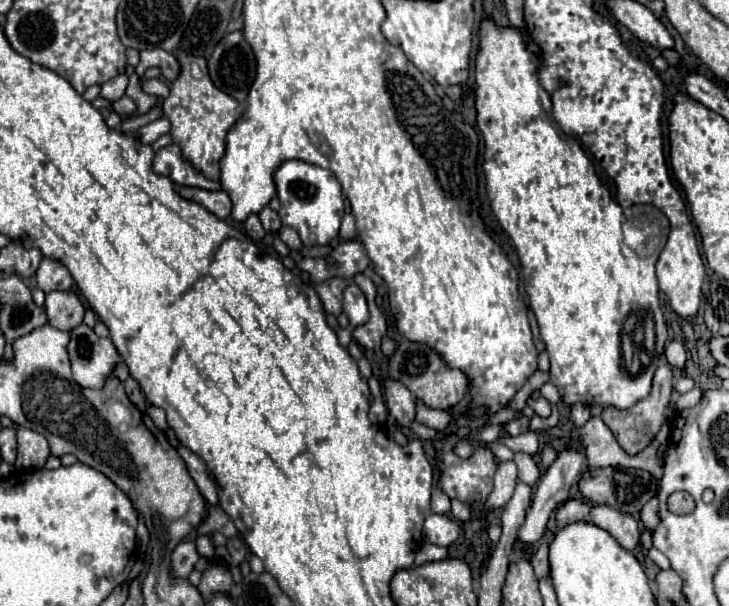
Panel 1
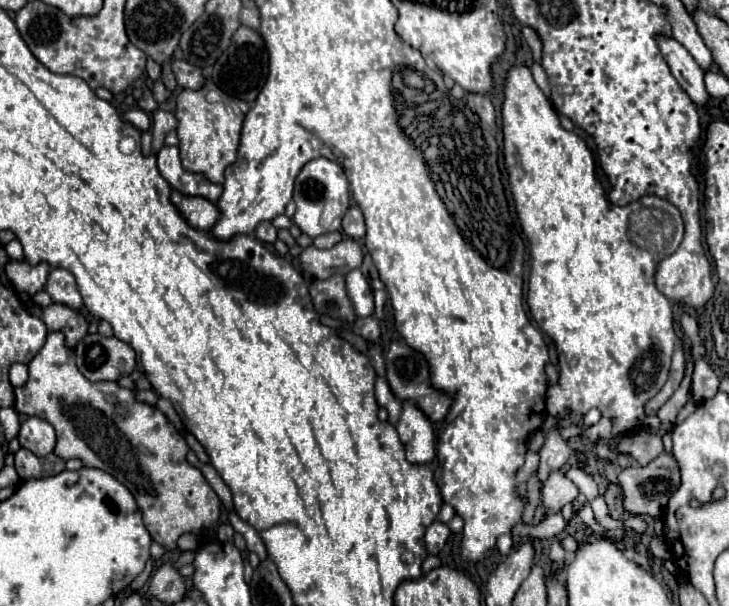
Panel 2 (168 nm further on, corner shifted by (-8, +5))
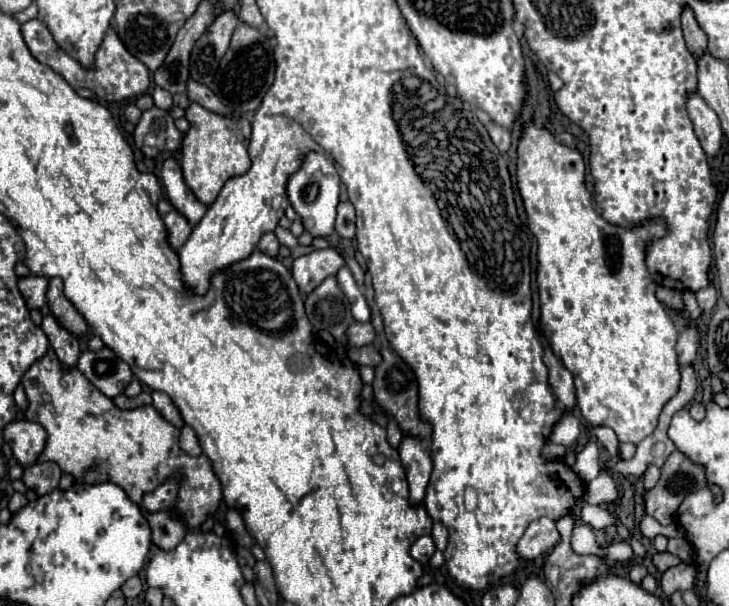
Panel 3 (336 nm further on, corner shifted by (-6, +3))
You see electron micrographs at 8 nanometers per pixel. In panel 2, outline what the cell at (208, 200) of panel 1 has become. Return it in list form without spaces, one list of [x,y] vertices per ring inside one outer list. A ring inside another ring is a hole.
[[[172,190],[172,202],[186,222],[198,230],[210,230],[220,220],[220,214],[216,214],[216,202],[208,202],[208,198],[188,198],[188,194]]]

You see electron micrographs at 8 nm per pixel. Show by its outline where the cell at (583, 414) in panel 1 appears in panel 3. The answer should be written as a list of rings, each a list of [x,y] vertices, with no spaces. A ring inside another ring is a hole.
[[[598,426],[598,428],[594,428],[594,434],[606,446],[606,450],[608,450],[610,456],[618,456],[618,438],[616,438],[616,434],[610,428]]]

